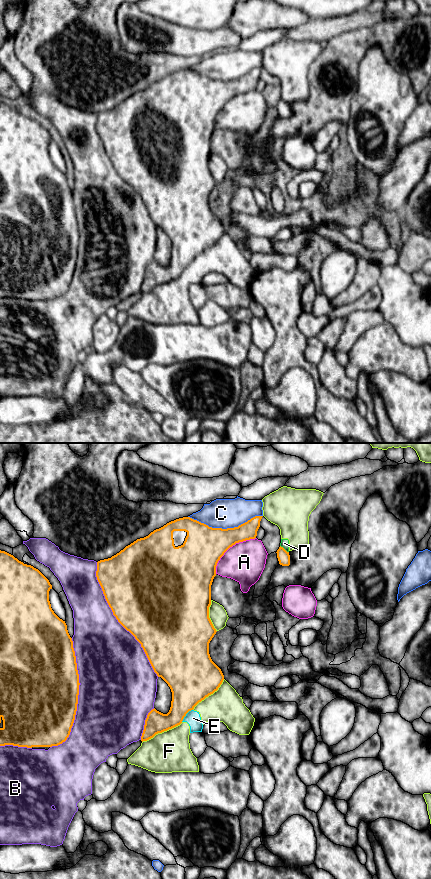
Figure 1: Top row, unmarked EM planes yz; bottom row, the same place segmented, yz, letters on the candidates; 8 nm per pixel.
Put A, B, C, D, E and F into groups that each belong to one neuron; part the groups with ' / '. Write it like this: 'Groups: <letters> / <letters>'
Groups: A D E F / B / C

